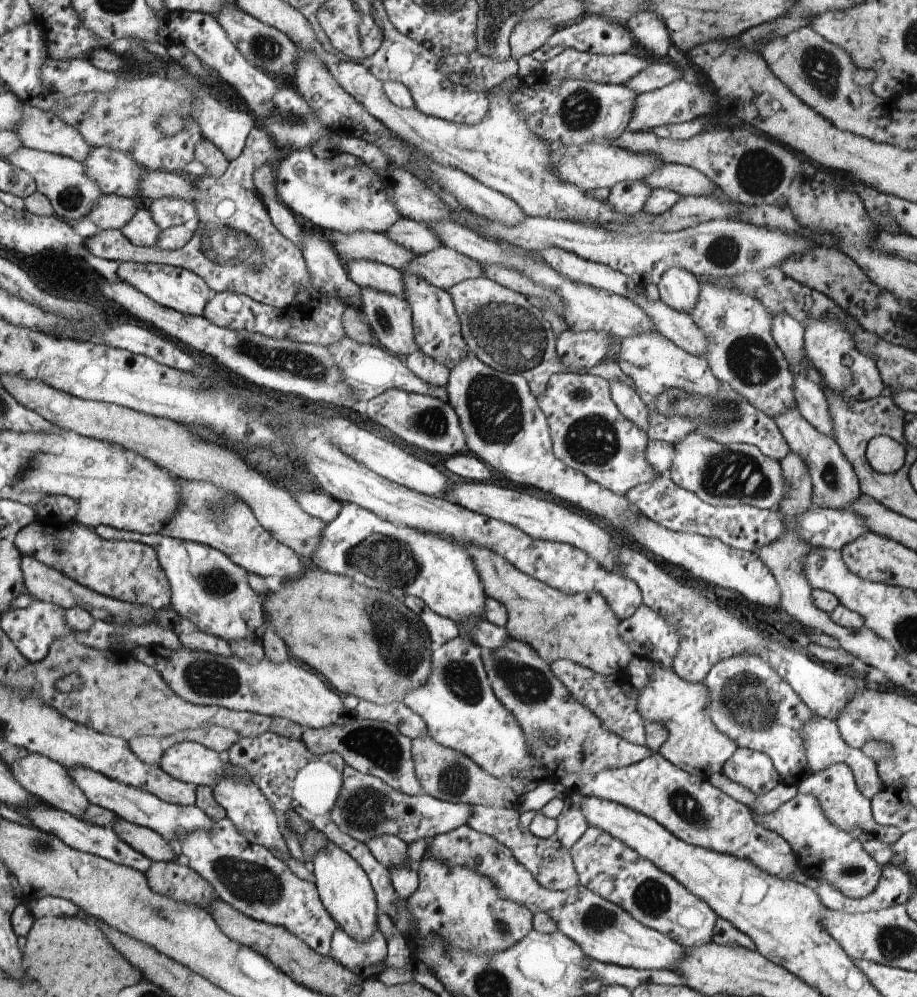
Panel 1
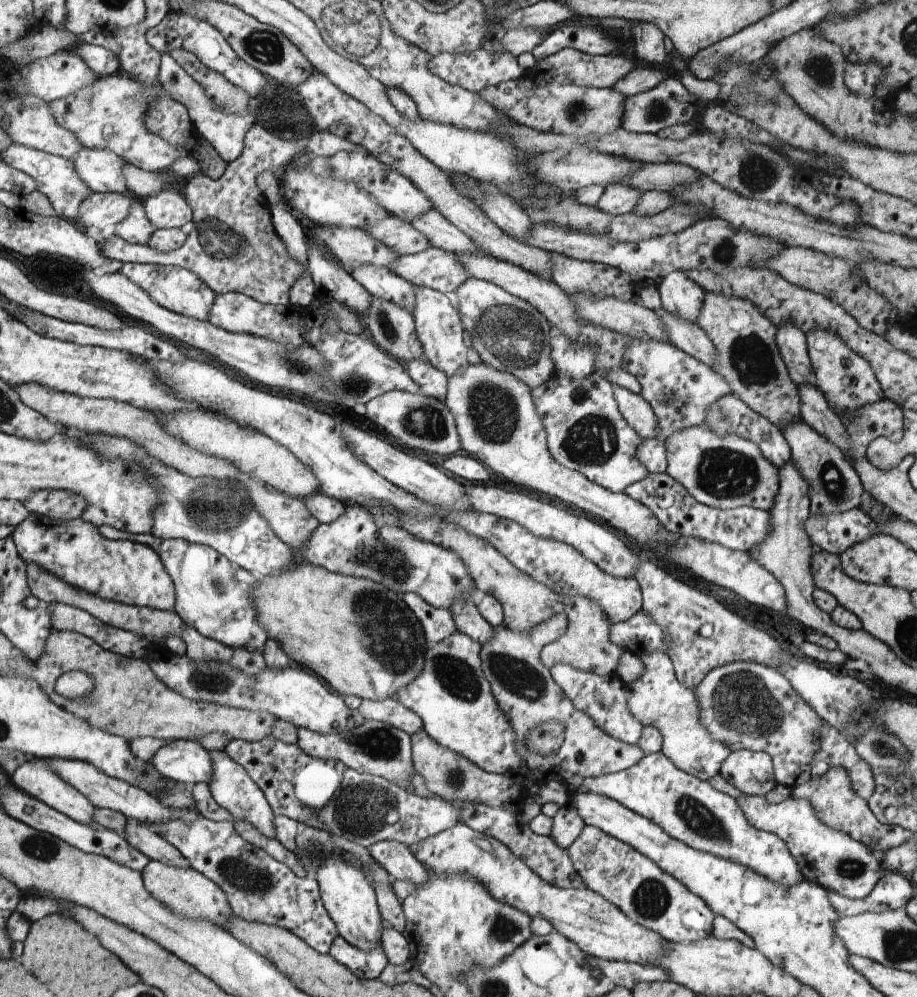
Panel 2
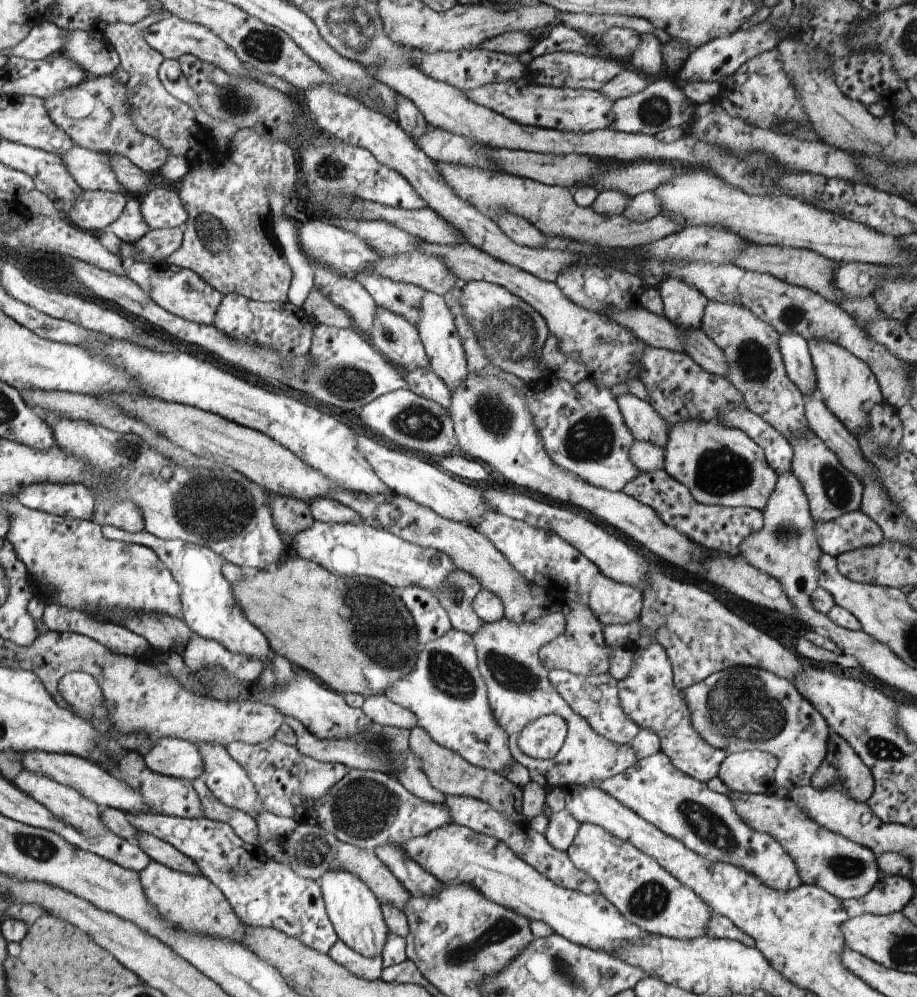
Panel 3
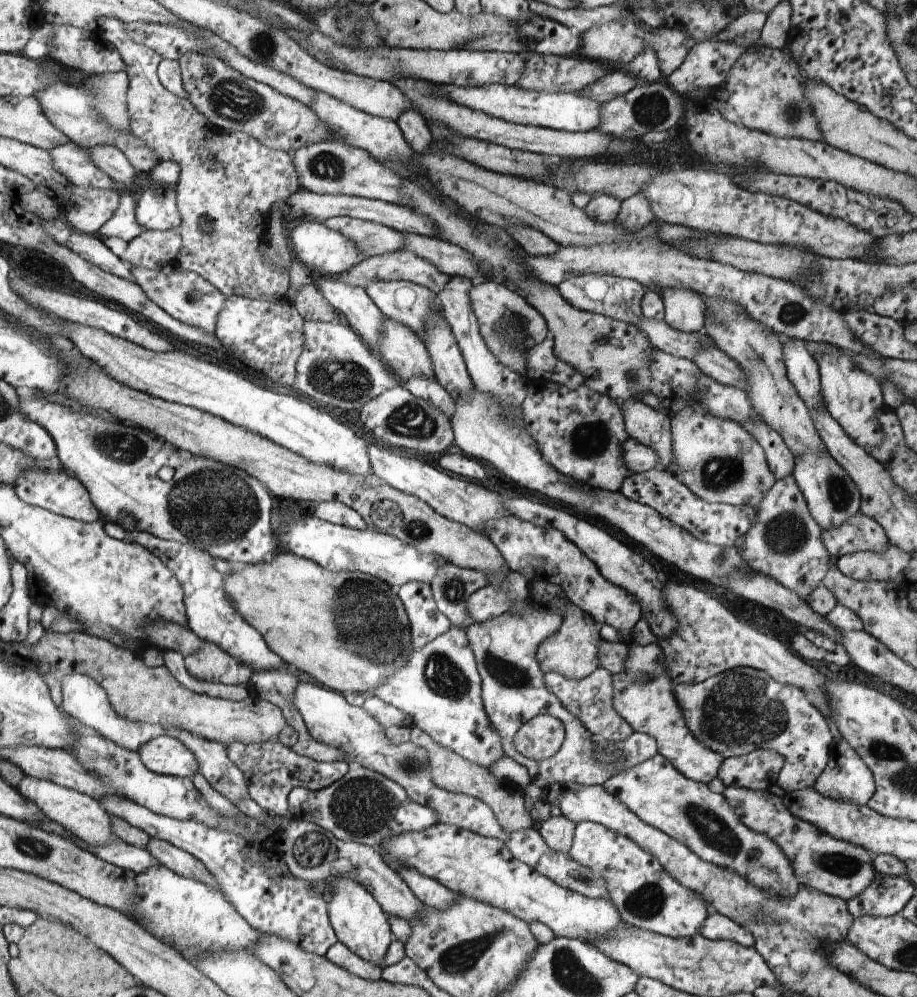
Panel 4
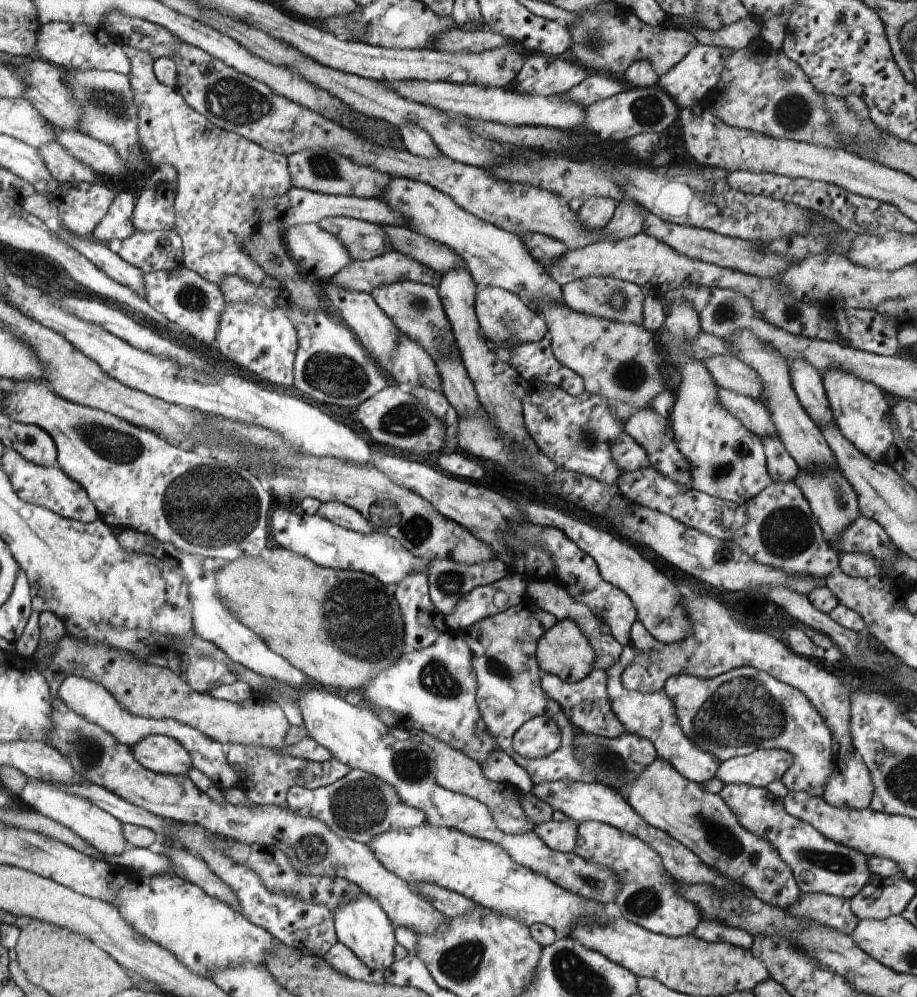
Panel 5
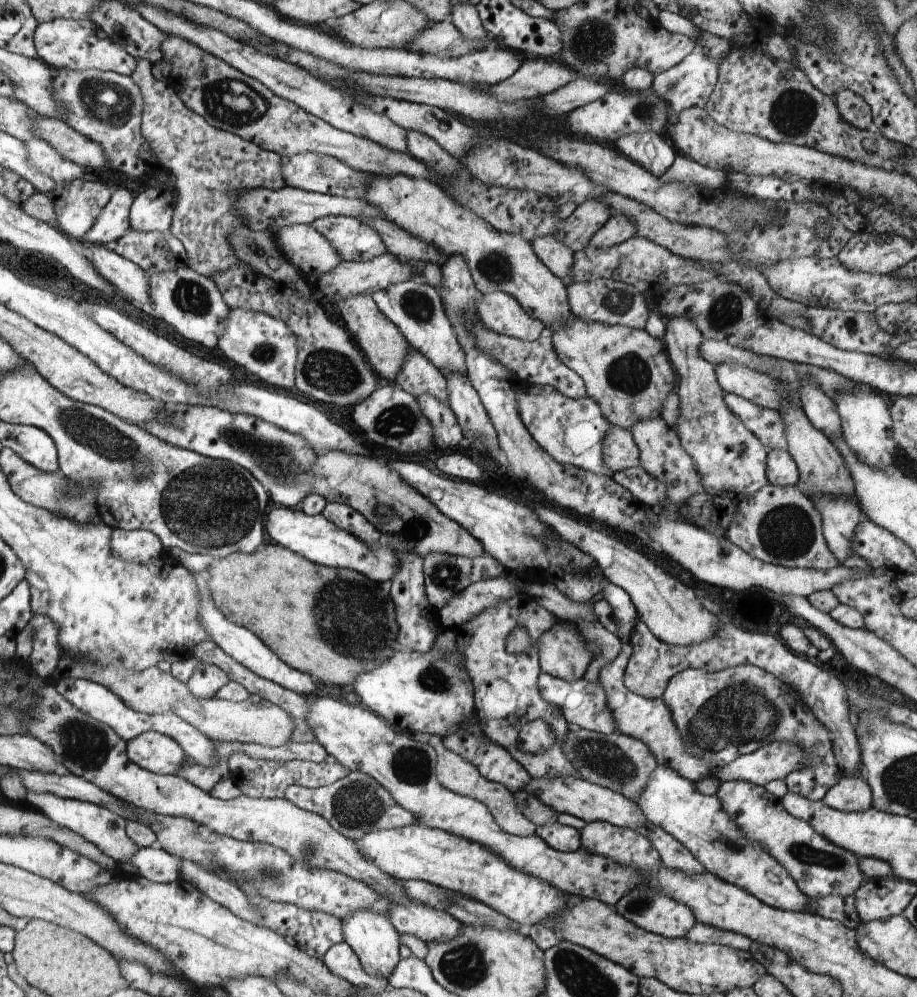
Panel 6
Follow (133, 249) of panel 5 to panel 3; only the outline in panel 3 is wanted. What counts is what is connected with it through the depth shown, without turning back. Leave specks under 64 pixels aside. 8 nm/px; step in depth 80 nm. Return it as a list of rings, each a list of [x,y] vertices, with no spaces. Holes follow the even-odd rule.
[[[177,227],[150,230],[133,244],[133,248],[140,255],[136,260],[154,263],[163,262],[169,254],[179,248],[181,242],[182,233]]]

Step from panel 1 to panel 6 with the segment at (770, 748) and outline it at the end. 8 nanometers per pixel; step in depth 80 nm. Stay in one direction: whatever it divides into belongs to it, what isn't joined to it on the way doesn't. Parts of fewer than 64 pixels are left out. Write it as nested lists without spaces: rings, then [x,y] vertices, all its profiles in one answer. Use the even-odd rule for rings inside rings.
[[[738,665],[717,672],[682,669],[669,678],[661,698],[685,750],[707,760],[709,776],[714,776],[722,763],[747,754],[747,744],[751,742],[791,742],[803,750],[803,766],[789,772],[783,782],[789,793],[807,800],[822,800],[841,775],[833,763],[830,733],[791,687],[757,666]]]

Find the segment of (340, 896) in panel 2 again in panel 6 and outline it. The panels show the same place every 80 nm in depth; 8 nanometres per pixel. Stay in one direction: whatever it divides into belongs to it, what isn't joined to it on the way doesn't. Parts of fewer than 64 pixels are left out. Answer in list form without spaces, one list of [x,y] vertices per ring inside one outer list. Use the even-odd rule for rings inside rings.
[[[355,910],[349,917],[340,919],[343,928],[344,942],[355,952],[356,958],[360,960],[360,966],[368,972],[369,975],[377,976],[377,978],[389,977],[396,969],[399,956],[397,956],[397,948],[399,948],[400,937],[393,930],[393,926],[389,924],[387,918],[383,918],[381,914],[377,914],[373,910]]]

